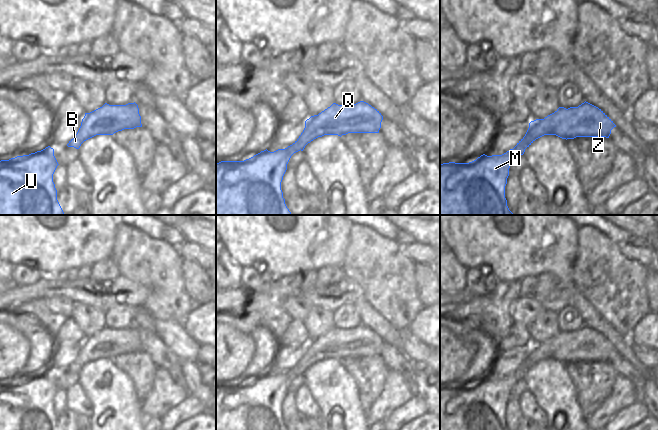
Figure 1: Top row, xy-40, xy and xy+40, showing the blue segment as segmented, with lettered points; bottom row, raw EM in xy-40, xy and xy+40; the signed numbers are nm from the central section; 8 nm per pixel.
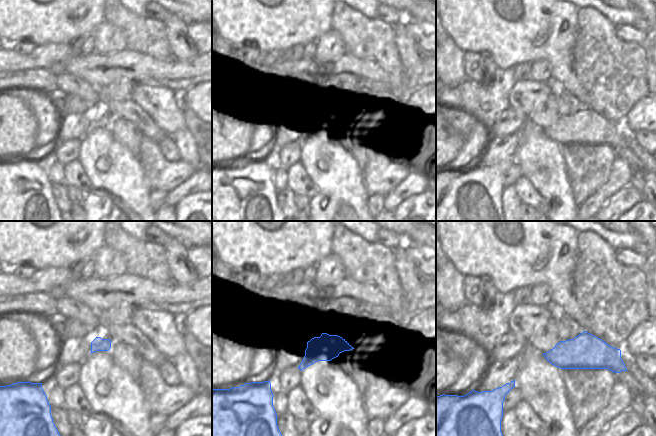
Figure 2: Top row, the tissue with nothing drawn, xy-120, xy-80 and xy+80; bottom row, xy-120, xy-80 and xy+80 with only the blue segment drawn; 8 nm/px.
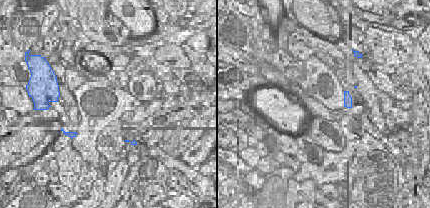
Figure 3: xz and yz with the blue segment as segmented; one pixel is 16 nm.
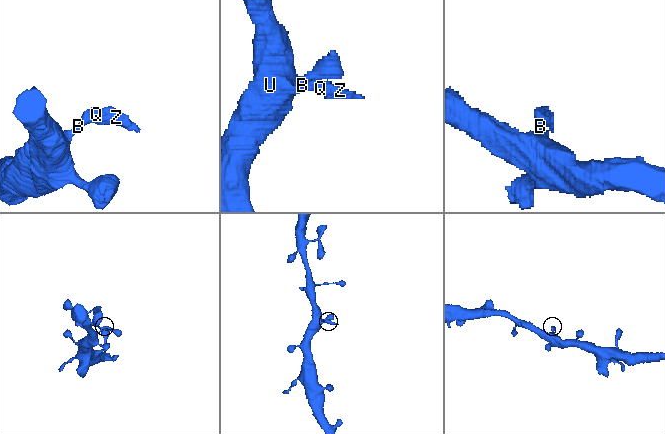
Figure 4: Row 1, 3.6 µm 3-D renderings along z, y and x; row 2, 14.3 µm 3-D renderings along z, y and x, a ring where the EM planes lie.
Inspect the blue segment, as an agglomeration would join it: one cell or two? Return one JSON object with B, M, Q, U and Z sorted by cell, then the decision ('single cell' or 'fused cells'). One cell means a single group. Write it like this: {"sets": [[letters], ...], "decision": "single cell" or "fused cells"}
{"sets": [["B", "Q", "Z"], ["M", "U"]], "decision": "fused cells"}

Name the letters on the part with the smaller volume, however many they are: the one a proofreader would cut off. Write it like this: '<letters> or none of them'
B, Q, Z

